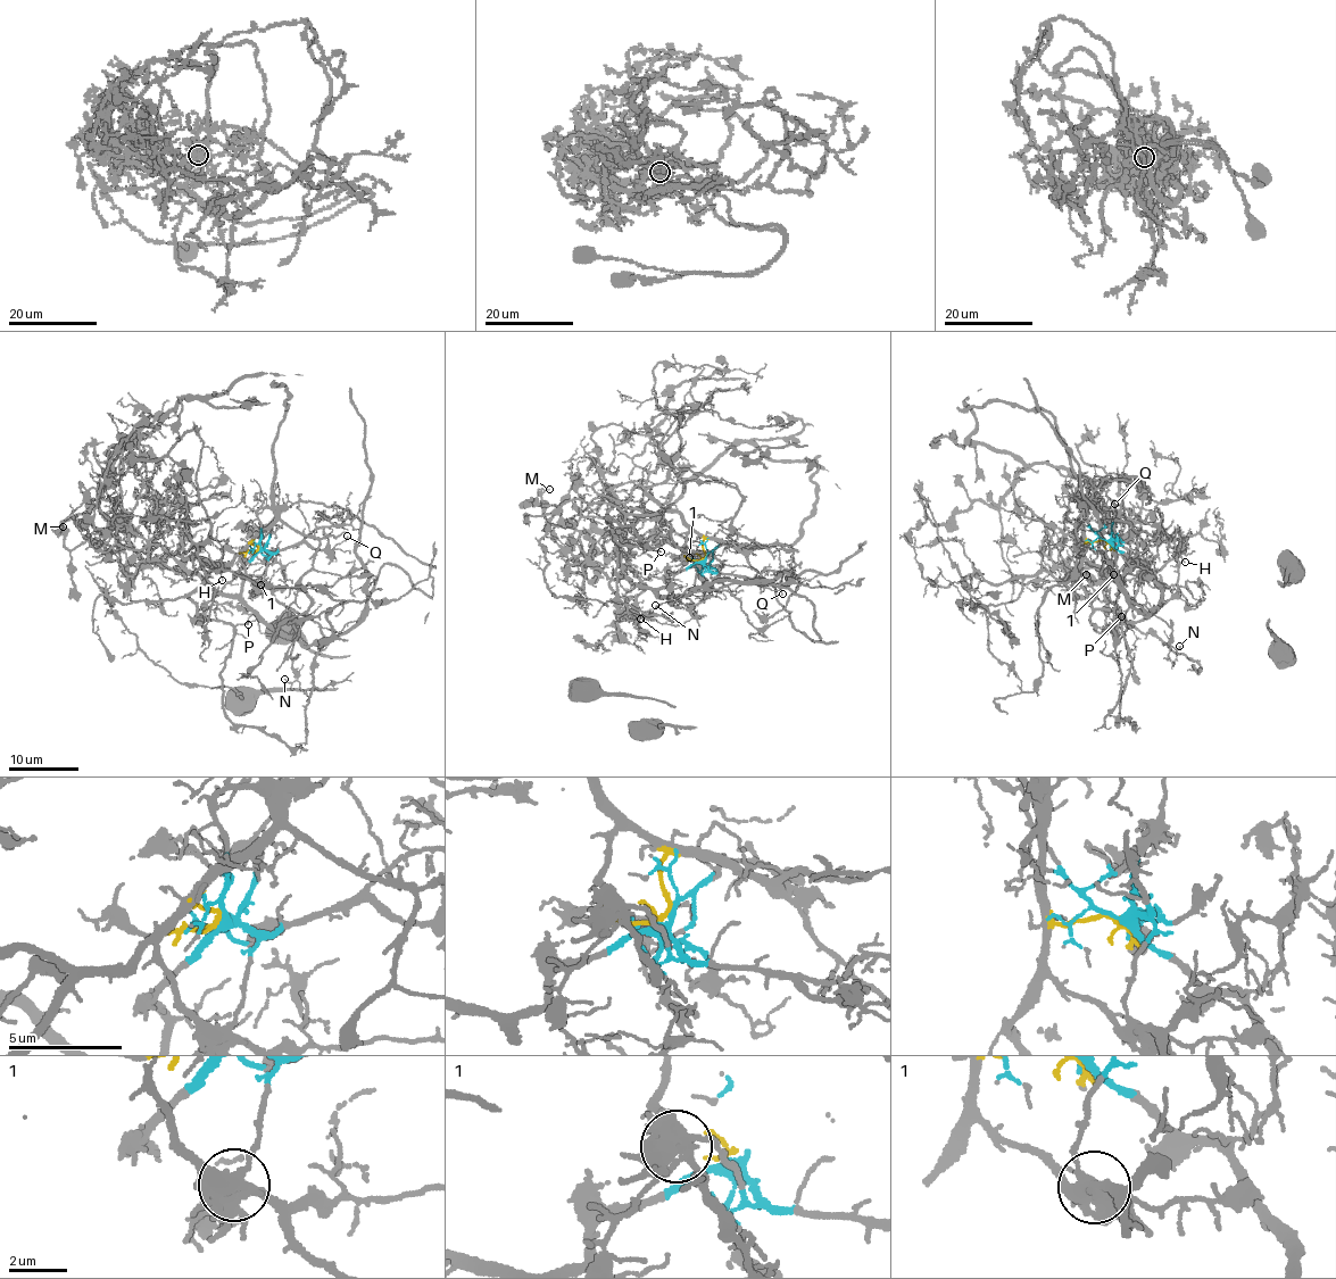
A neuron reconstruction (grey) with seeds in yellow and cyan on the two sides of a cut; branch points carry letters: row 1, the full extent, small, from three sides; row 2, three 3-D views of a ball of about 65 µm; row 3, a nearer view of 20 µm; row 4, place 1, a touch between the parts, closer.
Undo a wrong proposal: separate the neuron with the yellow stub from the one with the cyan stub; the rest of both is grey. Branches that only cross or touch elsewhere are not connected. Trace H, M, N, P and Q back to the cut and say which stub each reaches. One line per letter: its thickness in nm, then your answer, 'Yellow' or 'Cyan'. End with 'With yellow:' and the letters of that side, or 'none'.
H: Thickness 130 nm. Cyan
M: Thickness 220 nm. Cyan
N: Thickness 120 nm. Yellow
P: Thickness 100 nm. Yellow
Q: Thickness 110 nm. Cyan
With yellow: N, P

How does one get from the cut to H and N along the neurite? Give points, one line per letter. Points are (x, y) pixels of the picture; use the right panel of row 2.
H: (1105, 540), (1136, 564), (1150, 564), (1158, 540), (1172, 537), (1179, 529), (1179, 555), (1185, 562)
N: (1105, 540), (1086, 542), (1088, 559), (1119, 578), (1138, 604), (1171, 629), (1170, 645), (1176, 649), (1178, 646)

